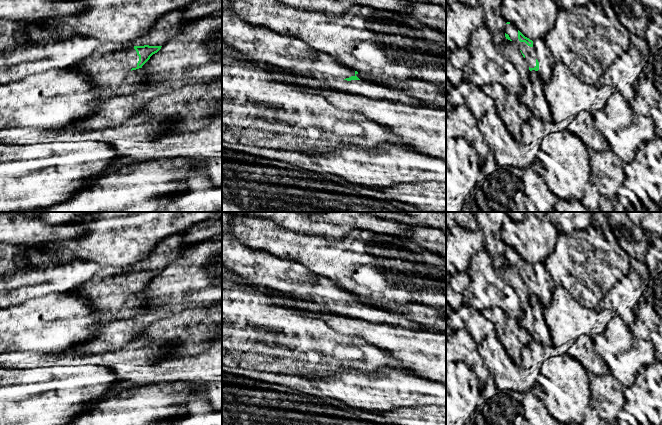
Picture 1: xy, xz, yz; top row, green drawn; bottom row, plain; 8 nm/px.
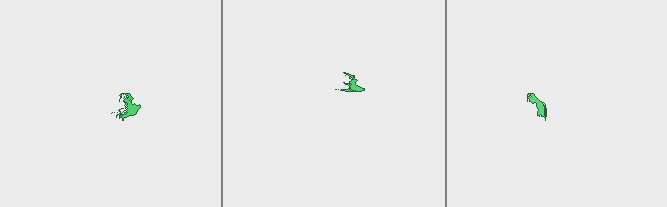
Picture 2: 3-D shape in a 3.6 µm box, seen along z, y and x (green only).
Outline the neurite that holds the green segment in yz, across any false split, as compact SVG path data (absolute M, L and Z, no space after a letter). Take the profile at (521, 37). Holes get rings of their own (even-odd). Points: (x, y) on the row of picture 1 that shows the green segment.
M506 23L506 39L515 42L526 60L529 70L539 73L542 82L546 85L552 76L555 59L547 47L544 38L536 38L533 41L525 37L513 24Z

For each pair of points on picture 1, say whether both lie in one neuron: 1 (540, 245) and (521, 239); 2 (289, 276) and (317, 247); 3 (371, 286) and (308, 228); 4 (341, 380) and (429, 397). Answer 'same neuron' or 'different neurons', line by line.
1: different neurons
2: different neurons
3: different neurons
4: same neuron

